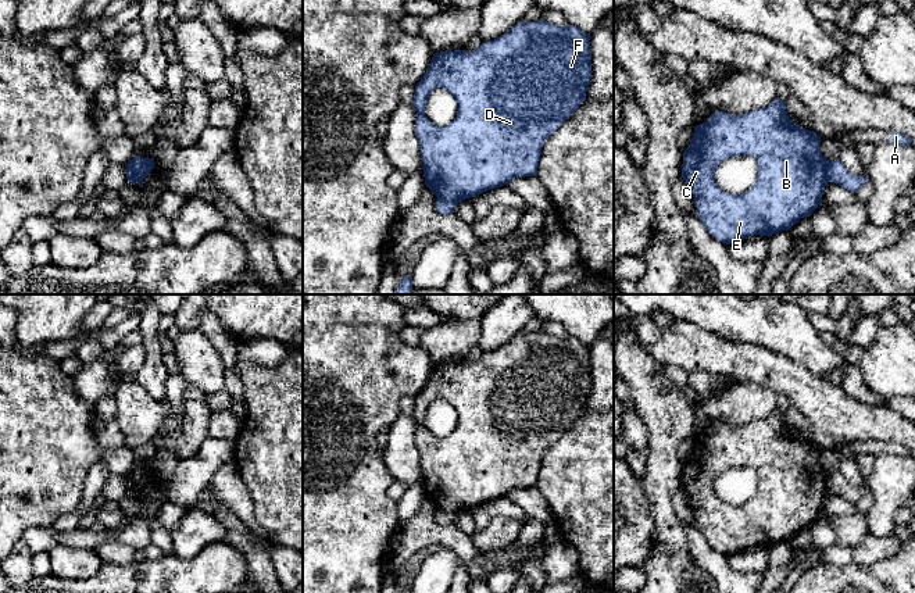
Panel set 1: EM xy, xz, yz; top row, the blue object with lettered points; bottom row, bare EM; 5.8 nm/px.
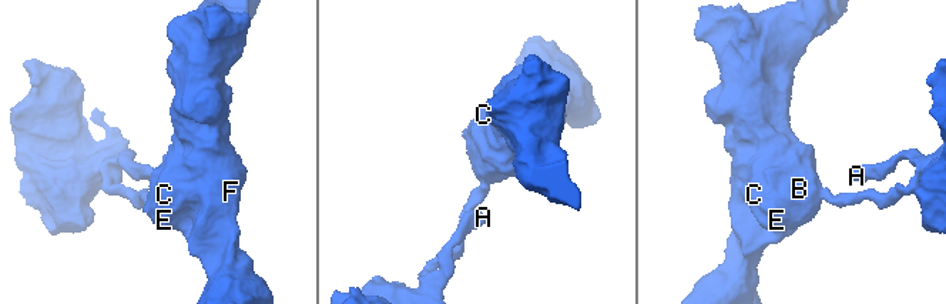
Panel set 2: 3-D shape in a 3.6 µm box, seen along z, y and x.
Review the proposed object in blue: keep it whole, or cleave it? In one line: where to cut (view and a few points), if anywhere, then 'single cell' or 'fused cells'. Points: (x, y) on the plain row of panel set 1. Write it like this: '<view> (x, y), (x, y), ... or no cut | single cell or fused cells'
xz (438, 508), (456, 515) | fused cells

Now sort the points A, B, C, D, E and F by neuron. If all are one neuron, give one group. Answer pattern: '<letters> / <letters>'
A / B C D E F

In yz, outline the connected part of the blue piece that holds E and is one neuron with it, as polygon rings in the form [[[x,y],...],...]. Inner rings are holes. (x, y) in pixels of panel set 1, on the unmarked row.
[[[779,408],[765,419],[741,426],[716,422],[693,439],[691,453],[683,462],[682,489],[696,511],[696,526],[716,551],[730,556],[754,546],[769,549],[789,542],[818,519],[829,493],[830,472],[821,464],[821,449],[796,436]],[[736,467],[753,467],[758,481],[755,494],[739,507],[725,503],[715,493],[716,478]]]

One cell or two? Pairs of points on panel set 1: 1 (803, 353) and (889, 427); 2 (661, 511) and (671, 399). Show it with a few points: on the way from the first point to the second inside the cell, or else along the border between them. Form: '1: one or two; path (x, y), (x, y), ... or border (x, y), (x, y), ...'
1: two; border (794, 361), (824, 377)
2: one; path (661, 483), (662, 439), (667, 427)

